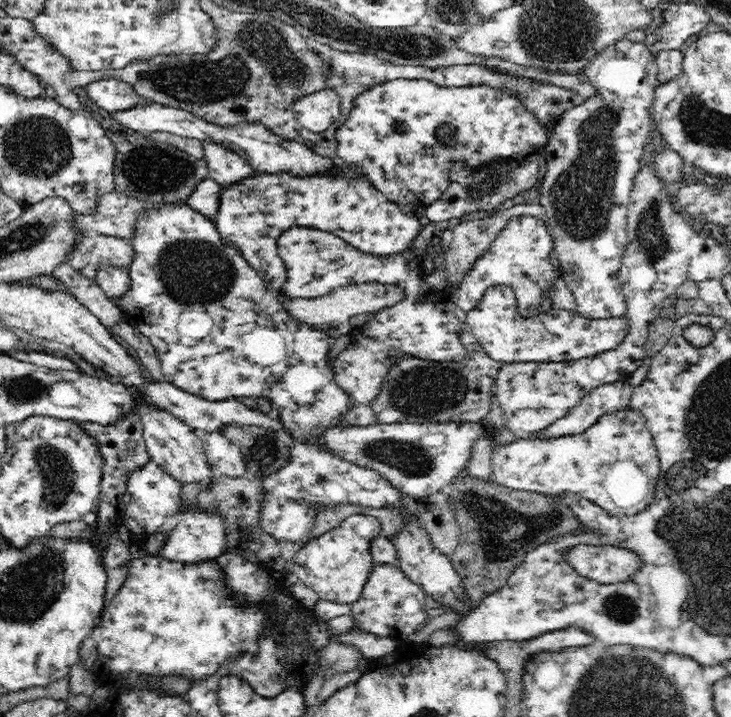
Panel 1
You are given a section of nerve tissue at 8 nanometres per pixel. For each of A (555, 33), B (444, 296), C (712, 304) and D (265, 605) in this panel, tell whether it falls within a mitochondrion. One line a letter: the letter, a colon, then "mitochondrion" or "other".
A: mitochondrion
B: other
C: other
D: other

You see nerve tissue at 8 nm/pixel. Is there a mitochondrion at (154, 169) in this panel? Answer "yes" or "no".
yes

